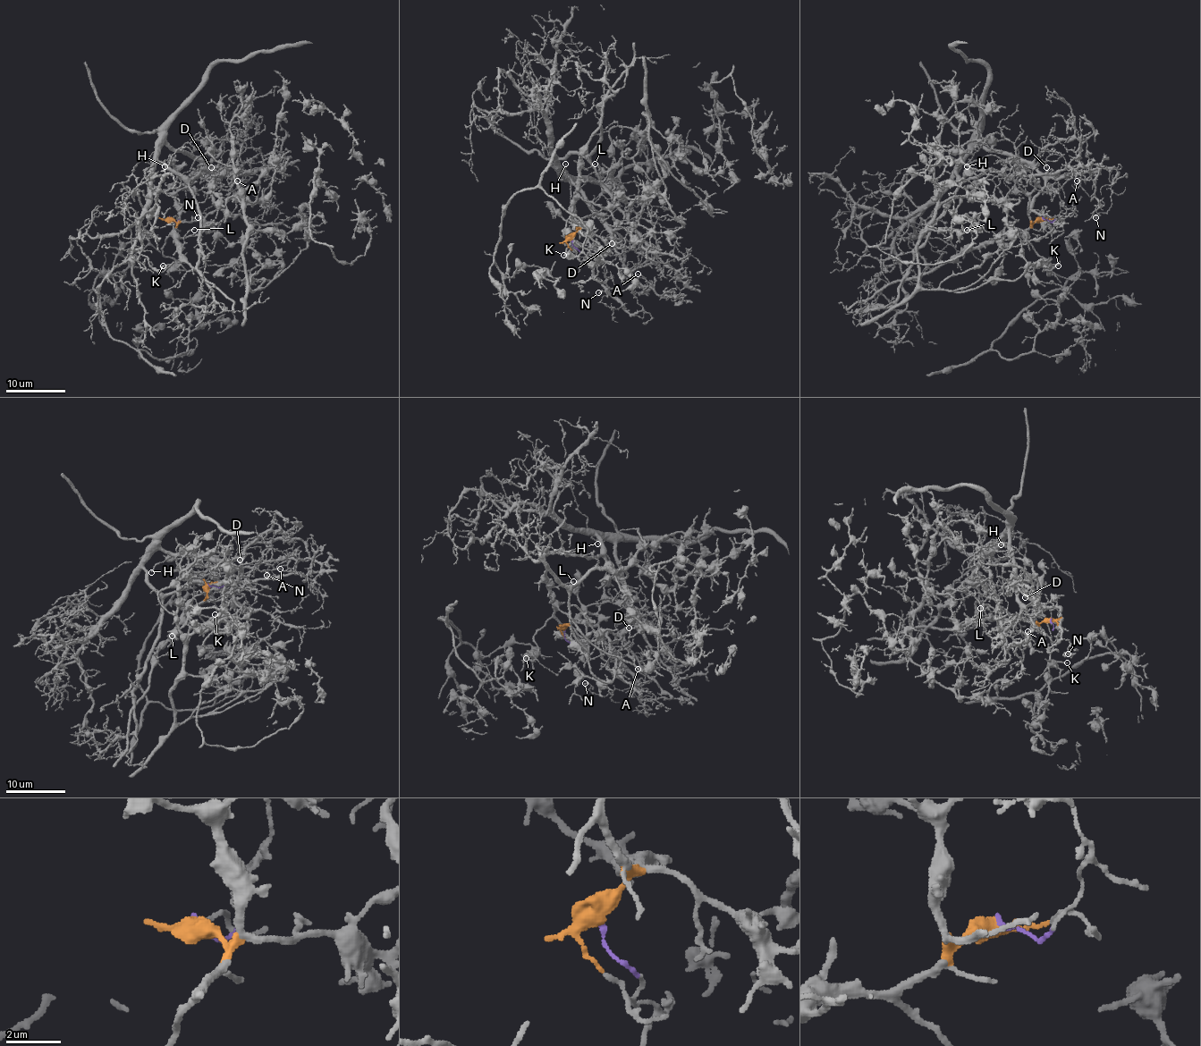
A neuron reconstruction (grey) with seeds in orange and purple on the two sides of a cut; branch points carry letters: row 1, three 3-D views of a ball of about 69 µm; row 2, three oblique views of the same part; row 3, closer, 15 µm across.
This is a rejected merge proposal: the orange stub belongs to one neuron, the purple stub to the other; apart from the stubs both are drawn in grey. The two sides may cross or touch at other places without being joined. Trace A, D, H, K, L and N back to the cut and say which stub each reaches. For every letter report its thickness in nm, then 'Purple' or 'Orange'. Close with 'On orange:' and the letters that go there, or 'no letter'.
A: Thickness 130 nm. Purple
D: Thickness 110 nm. Purple
H: Thickness 120 nm. Orange
K: Thickness 140 nm. Orange
L: Thickness 140 nm. Orange
N: Thickness 220 nm. Purple
On orange: H, K, L

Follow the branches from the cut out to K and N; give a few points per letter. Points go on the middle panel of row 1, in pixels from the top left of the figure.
K: (571, 240), (576, 223), (570, 218), (562, 233), (574, 245), (564, 256)
N: (571, 240), (579, 257), (587, 256), (600, 282), (623, 307), (609, 307), (601, 300), (604, 291), (598, 293)

